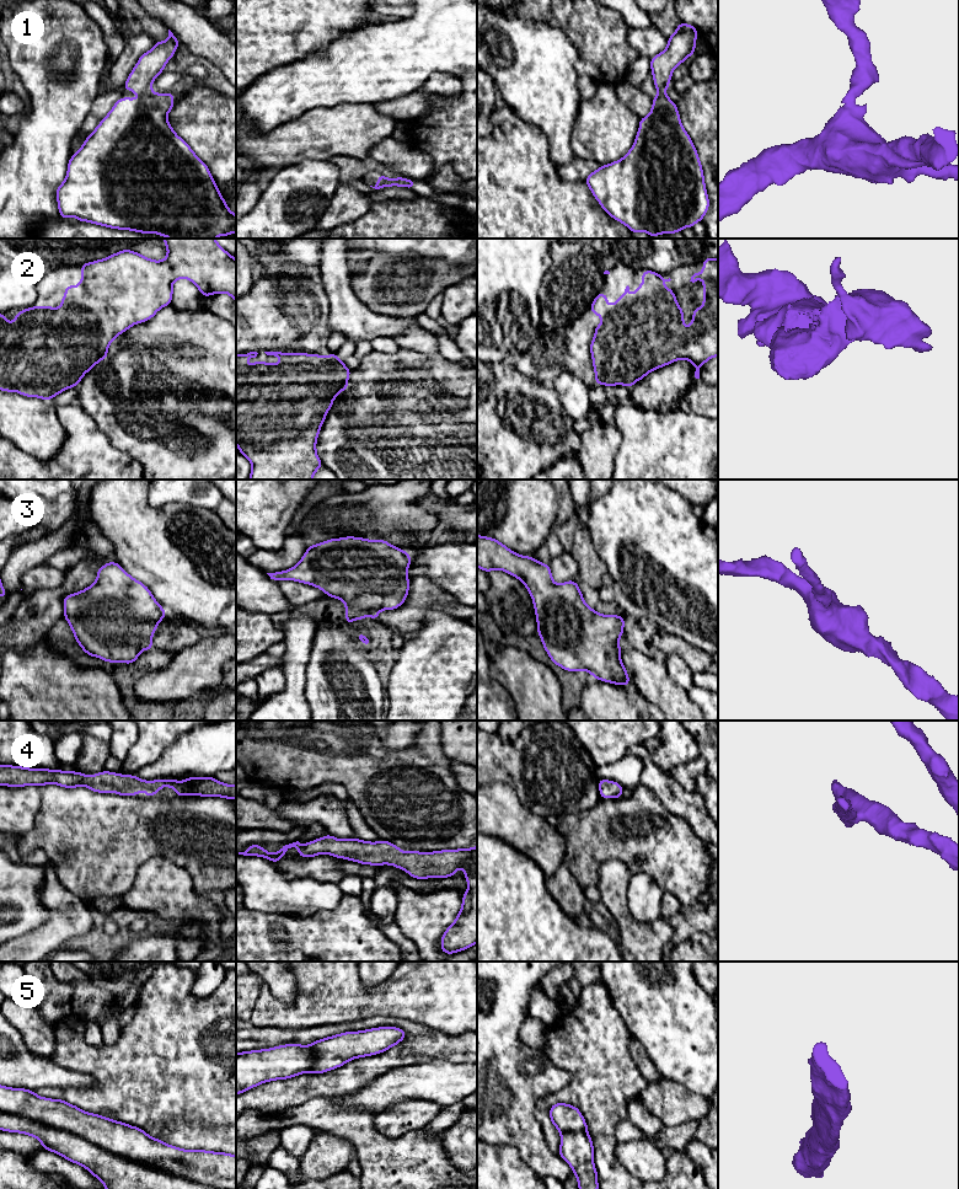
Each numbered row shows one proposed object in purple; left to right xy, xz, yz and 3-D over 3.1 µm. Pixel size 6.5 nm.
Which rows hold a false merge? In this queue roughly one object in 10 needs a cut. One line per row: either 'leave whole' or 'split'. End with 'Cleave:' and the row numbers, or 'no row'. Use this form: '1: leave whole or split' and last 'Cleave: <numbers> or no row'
1: leave whole
2: leave whole
3: leave whole
4: leave whole
5: leave whole
Cleave: no row

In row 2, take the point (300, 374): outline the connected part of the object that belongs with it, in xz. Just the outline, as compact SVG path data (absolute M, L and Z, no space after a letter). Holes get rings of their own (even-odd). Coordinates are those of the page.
M257 352L236 355L236 444L239 452L252 465L248 480L312 480L315 472L323 466L316 451L318 433L338 392L348 389L352 370L336 353L327 357L306 353L264 353L280 358L282 363L256 361L248 366L246 359L256 358Z

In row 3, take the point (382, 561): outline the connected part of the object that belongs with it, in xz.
M347 536L311 545L300 562L283 572L267 573L274 582L296 580L314 585L345 604L345 625L364 620L366 615L377 620L381 610L400 607L407 599L409 580L407 568L412 564L408 552L385 540Z

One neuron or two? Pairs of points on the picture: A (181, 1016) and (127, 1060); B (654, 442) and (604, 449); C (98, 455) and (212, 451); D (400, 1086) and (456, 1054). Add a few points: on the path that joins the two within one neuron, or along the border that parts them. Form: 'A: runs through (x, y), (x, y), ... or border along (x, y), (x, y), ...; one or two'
A: runs through (167, 1029), (140, 1056); one
B: border along (612, 422), (621, 435), (615, 466); two
C: border along (105, 435), (116, 448), (129, 454), (142, 466); two
D: border along (464, 1061), (430, 1060), (418, 1064); two

